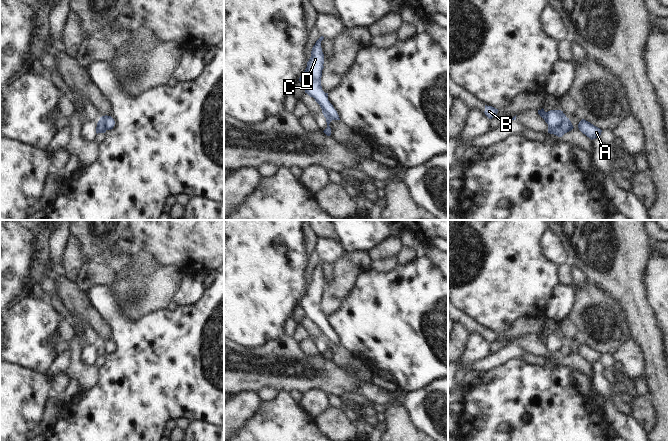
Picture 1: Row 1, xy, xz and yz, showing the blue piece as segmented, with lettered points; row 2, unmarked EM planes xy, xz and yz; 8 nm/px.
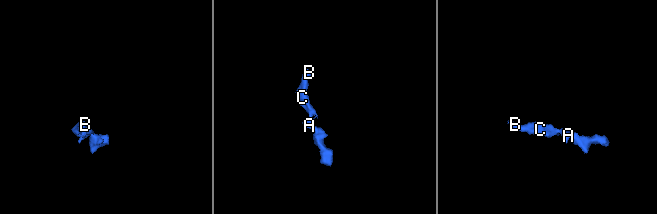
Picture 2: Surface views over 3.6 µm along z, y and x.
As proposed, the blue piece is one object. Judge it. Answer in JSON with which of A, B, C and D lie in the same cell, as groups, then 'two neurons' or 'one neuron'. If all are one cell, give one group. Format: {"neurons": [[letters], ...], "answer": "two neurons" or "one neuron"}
{"neurons": [["A"], ["B", "C", "D"]], "answer": "two neurons"}

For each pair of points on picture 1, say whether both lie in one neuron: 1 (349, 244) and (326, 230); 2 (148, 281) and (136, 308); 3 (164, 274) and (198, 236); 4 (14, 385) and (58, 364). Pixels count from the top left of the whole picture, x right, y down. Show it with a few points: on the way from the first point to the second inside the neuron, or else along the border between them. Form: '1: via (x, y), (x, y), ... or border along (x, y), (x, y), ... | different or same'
1: border along (333, 230), (338, 240) | different
2: via (141, 288), (136, 295), (136, 301) | same
3: border along (150, 256), (161, 265), (174, 266), (183, 276) | different
4: border along (47, 375), (50, 378) | different

